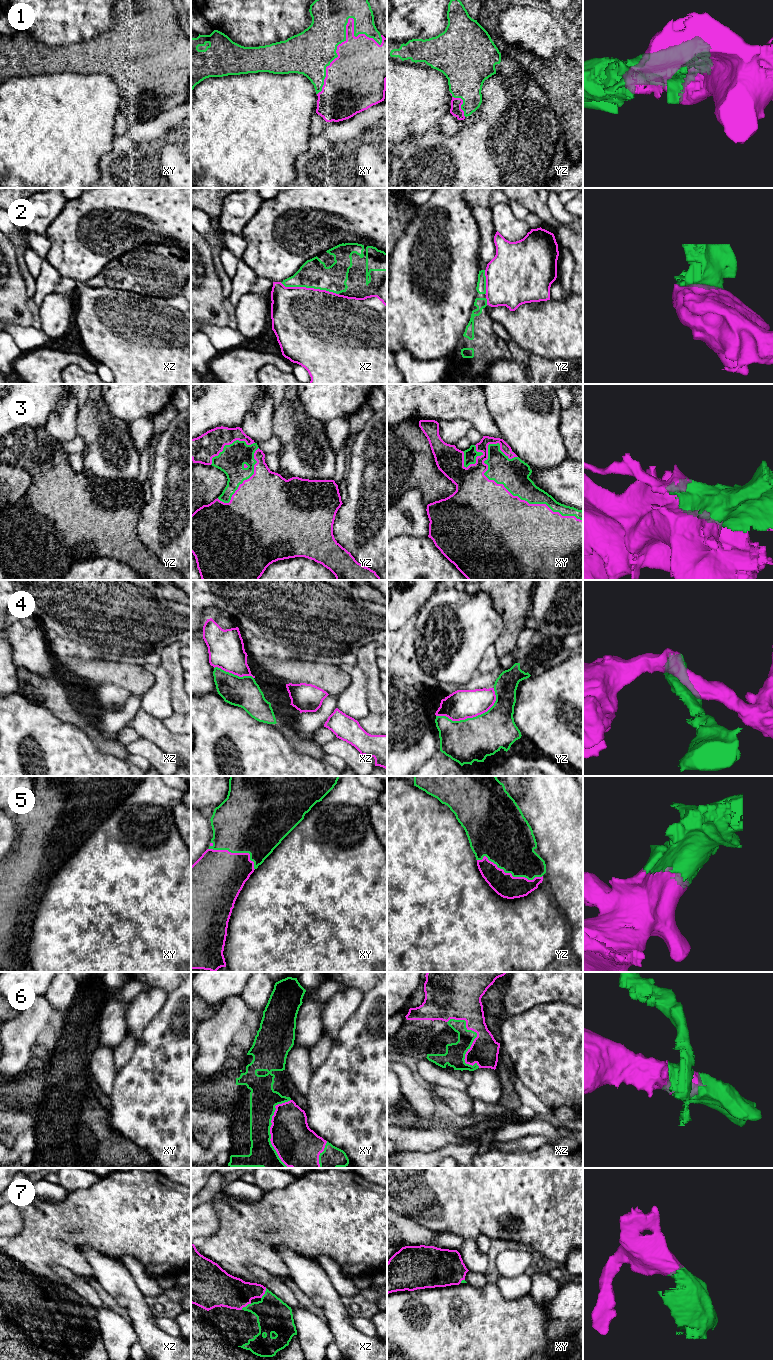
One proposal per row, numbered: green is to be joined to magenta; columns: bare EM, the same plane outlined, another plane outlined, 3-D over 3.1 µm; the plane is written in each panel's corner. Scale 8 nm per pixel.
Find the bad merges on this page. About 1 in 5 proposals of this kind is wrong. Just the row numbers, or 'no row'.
2, 4

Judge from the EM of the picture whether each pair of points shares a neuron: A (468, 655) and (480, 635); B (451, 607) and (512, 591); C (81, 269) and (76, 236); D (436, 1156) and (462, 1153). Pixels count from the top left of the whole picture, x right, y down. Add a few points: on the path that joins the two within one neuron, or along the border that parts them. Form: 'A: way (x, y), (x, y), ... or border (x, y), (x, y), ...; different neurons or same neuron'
A: way (468, 650), (468, 647), (475, 640); same neuron
B: border (482, 590), (490, 596), (493, 607), (501, 618); different neurons
C: way (81, 261), (81, 244); same neuron
D: way (442, 1153), (456, 1152); same neuron

